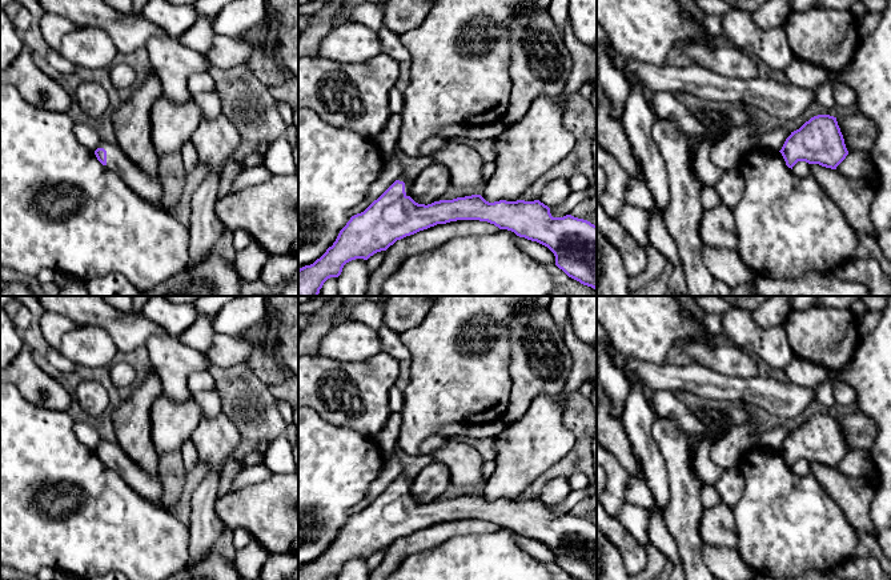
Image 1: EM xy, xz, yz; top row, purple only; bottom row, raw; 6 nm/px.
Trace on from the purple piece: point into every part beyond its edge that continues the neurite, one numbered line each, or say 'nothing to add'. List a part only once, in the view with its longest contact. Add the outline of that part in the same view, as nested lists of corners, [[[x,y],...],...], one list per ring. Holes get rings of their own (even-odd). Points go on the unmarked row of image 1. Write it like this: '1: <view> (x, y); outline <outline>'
1: xy (148, 486); outline [[[101,440],[99,447],[107,449],[107,468],[116,472],[127,485],[141,497],[158,504],[162,485],[157,473],[145,472],[137,463],[125,455],[117,445]]]

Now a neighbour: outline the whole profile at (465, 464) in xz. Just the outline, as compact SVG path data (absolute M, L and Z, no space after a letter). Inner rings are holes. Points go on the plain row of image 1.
M449 437L432 456L434 461L447 467L453 487L469 487L475 493L485 488L487 480L482 473L483 460L471 445Z

